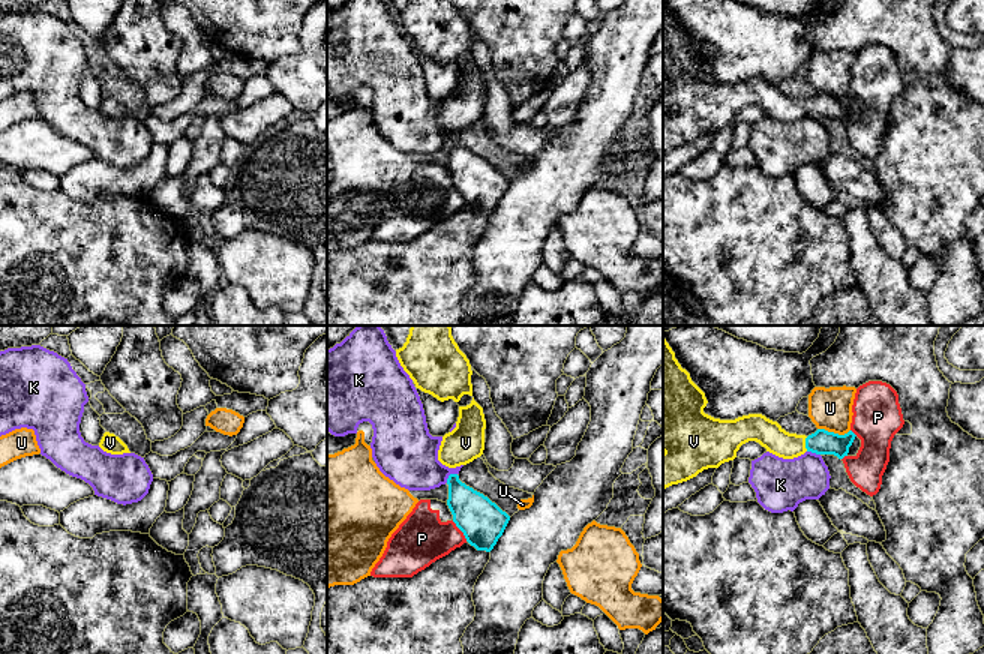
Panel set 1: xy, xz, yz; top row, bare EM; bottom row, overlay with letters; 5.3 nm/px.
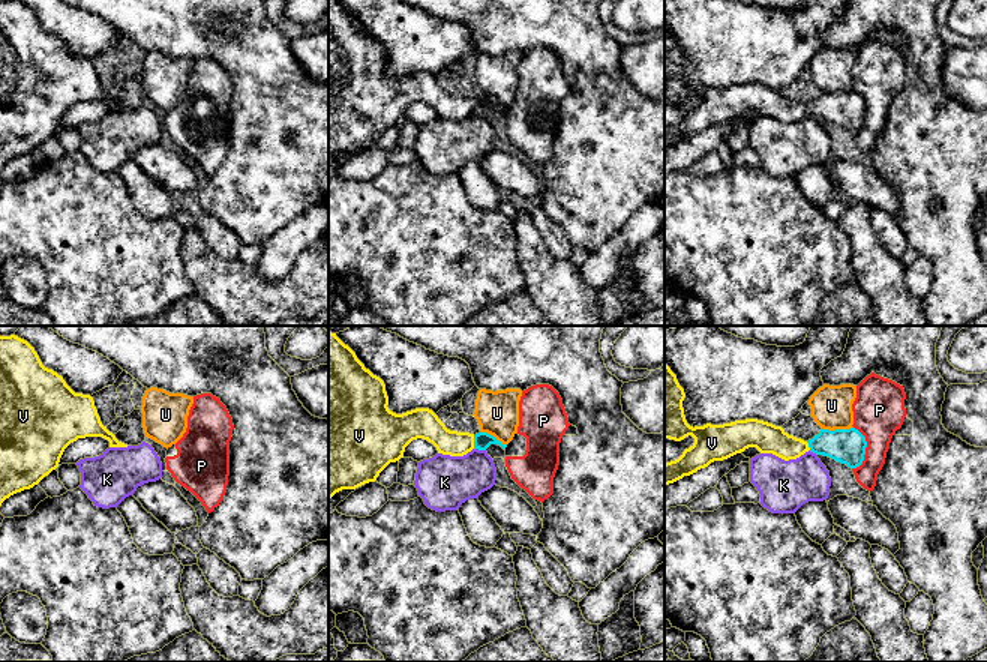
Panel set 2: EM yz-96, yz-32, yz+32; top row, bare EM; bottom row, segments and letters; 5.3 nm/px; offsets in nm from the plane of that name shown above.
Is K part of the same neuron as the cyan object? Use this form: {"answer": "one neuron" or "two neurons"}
{"answer": "two neurons"}

